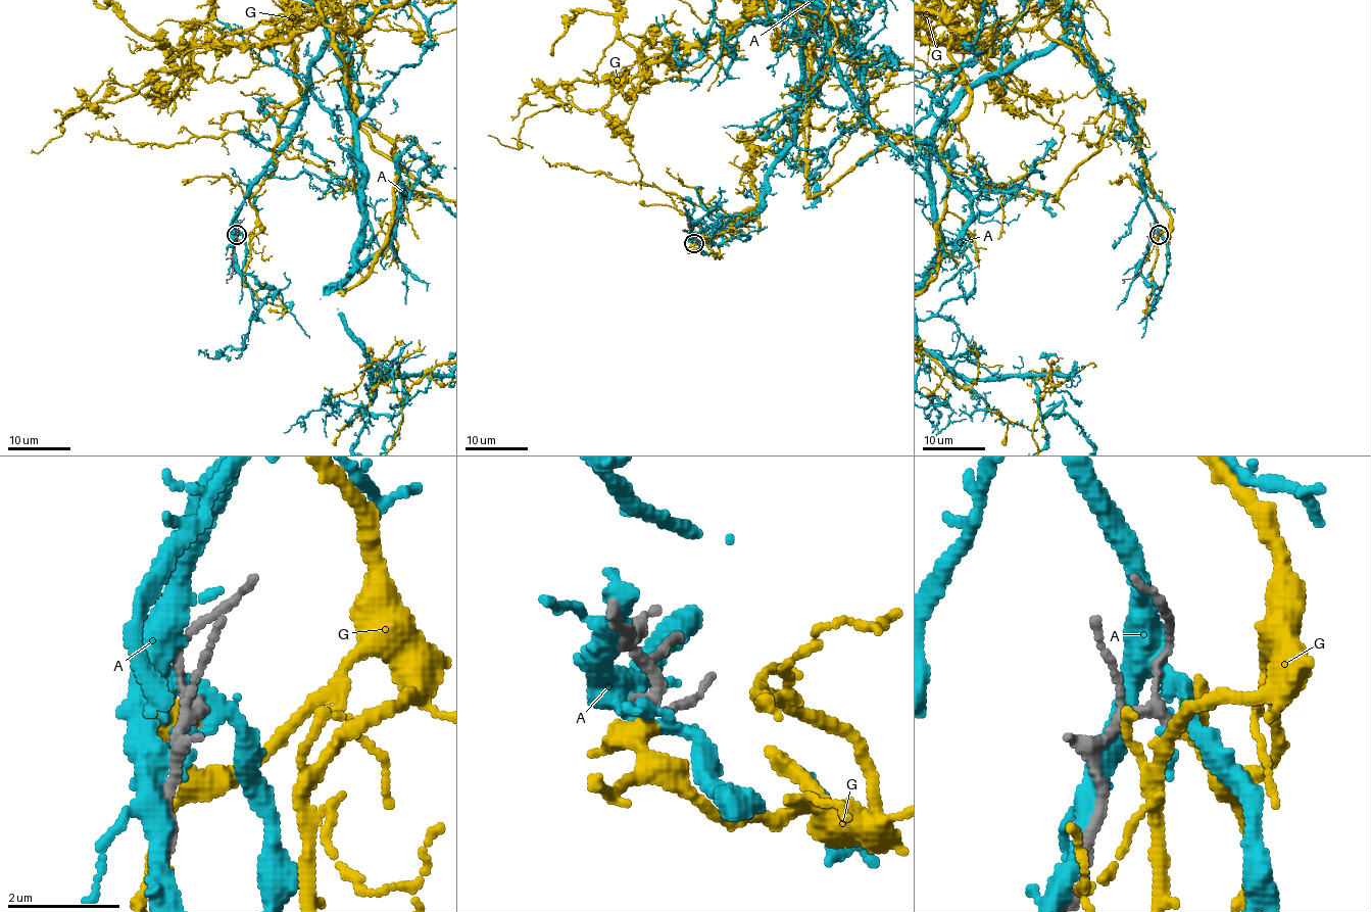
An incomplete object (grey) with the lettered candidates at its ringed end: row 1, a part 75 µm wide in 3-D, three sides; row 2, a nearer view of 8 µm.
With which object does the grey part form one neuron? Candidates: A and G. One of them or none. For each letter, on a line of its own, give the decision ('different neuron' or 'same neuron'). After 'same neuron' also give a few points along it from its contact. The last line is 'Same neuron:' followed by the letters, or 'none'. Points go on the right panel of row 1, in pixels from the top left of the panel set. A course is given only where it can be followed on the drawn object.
A: different neuron
G: same neuron
Same neuron: G

